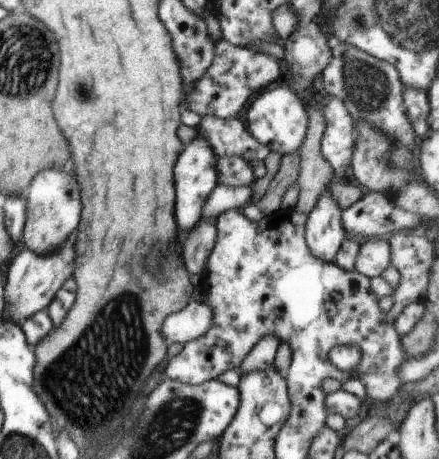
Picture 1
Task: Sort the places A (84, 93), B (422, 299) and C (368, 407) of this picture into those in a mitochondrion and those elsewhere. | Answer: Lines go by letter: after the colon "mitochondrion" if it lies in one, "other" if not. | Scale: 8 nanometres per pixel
A: mitochondrion
B: other
C: other

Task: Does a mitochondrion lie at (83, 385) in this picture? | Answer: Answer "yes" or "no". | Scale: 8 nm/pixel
yes

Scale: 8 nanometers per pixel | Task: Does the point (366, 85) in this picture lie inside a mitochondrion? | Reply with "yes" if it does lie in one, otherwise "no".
yes

